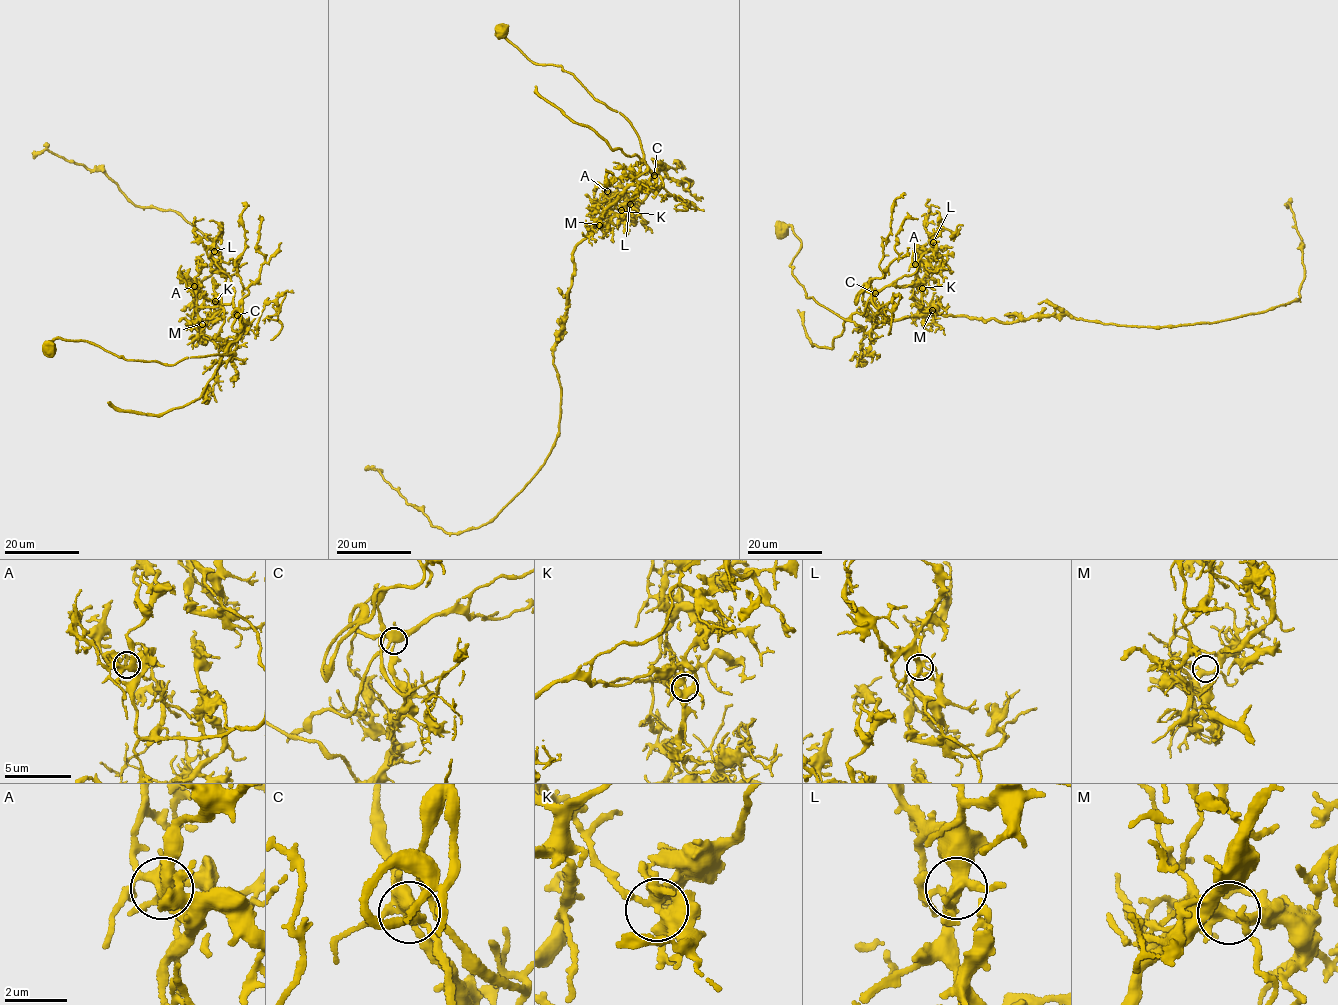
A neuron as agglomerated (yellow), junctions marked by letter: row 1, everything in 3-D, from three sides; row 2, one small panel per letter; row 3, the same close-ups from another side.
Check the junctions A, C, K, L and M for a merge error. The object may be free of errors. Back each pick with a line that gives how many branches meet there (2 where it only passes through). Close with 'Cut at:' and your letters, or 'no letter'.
C: Branches: 6
Cut at: C

